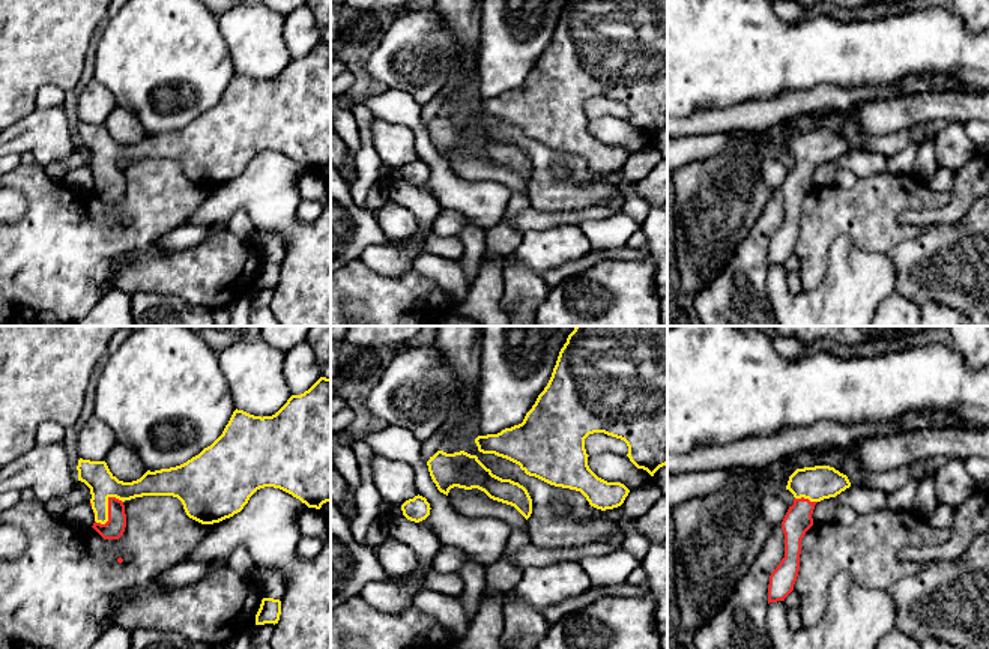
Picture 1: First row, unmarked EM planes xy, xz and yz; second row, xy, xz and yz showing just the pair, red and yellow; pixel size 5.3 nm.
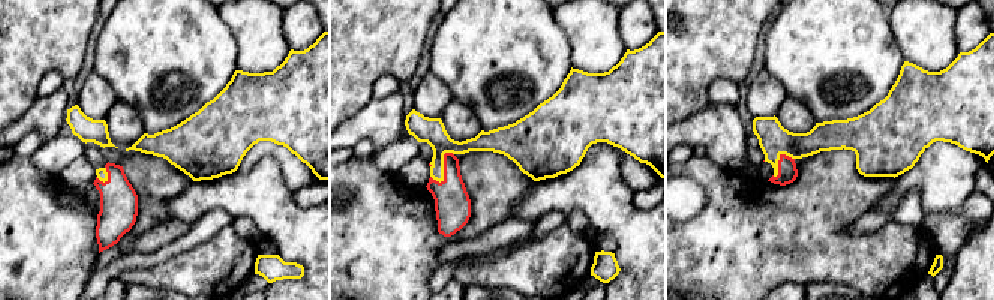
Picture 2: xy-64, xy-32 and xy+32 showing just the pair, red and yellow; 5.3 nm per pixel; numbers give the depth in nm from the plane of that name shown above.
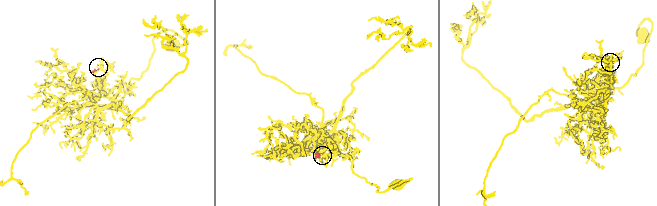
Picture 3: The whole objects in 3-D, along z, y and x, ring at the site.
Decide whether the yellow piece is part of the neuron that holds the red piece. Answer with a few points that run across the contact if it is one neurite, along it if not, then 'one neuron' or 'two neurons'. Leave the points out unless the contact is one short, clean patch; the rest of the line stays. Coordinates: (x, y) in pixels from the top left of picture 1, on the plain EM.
line xy (113, 193), (108, 172), (107, 153), (96, 138); one neuron

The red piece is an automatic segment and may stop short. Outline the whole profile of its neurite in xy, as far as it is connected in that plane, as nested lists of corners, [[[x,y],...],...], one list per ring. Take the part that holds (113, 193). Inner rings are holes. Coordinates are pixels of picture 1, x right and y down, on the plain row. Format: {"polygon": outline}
{"polygon": [[[320,41],[308,54],[292,59],[272,80],[234,74],[222,98],[186,126],[150,135],[132,146],[119,144],[105,125],[78,123],[78,144],[90,152],[93,192],[104,203],[119,203],[126,191],[125,164],[143,159],[177,161],[186,179],[201,188],[219,186],[240,176],[260,152],[280,152],[308,171],[331,165],[331,42]]]}

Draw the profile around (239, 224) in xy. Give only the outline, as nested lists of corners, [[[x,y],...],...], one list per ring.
[[[242,209],[236,210],[233,216],[225,222],[225,230],[231,231],[242,240],[251,240],[256,236],[256,227]]]

